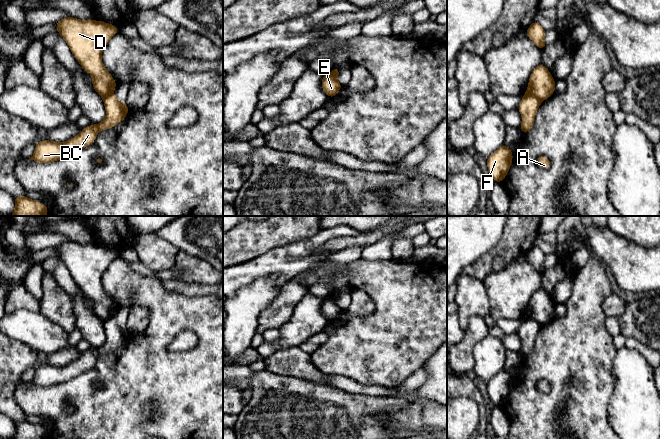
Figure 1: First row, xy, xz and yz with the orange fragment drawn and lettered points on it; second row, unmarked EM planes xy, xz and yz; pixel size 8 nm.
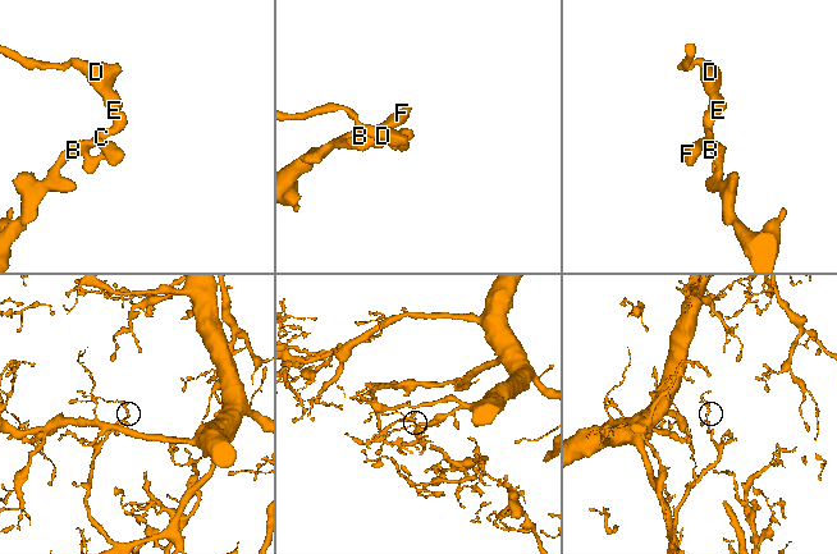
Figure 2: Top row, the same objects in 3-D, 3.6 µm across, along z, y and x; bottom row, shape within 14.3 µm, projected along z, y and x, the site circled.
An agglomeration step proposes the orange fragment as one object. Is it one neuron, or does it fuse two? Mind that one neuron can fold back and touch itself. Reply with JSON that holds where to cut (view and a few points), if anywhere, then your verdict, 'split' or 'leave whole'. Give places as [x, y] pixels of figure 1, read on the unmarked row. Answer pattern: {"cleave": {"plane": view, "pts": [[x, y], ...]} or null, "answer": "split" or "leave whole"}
{"cleave": {"plane": "yz", "pts": [[527, 315], [541, 325]]}, "answer": "split"}

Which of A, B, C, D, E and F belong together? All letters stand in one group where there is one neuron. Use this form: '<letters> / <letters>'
A B C F / D E

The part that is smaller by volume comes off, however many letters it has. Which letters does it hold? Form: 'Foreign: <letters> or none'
Foreign: D, E

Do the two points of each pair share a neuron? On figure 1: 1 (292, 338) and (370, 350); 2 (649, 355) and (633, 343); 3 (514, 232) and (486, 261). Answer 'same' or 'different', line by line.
1: different
2: same
3: different

